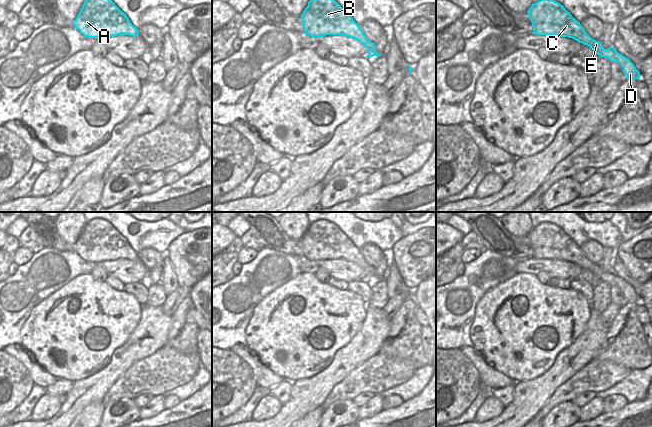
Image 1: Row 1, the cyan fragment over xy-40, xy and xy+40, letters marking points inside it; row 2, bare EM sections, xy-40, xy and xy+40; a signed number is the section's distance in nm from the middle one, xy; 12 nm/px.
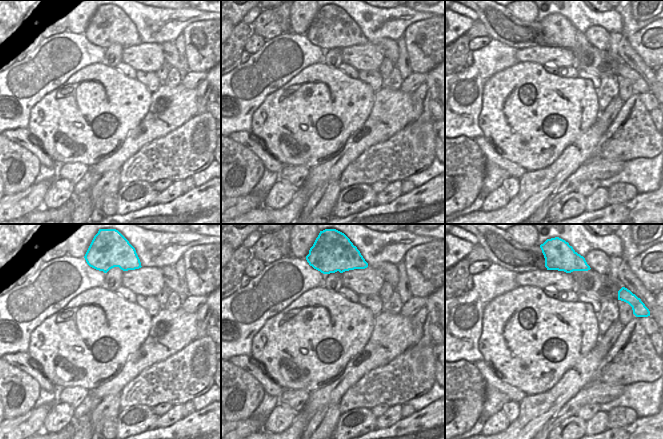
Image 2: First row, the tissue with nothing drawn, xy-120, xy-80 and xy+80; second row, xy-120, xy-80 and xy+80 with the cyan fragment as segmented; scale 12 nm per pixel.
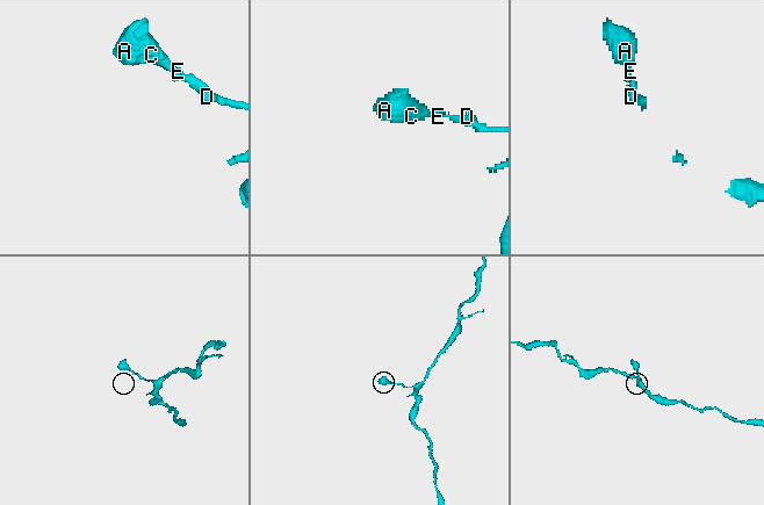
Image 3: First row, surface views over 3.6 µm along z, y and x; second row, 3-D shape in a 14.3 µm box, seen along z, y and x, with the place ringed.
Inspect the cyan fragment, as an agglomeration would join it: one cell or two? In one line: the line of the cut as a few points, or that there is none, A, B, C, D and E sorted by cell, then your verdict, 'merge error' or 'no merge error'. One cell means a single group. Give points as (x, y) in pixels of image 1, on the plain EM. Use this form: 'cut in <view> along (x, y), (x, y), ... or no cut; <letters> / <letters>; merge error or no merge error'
no cut; A B C D E; no merge error

